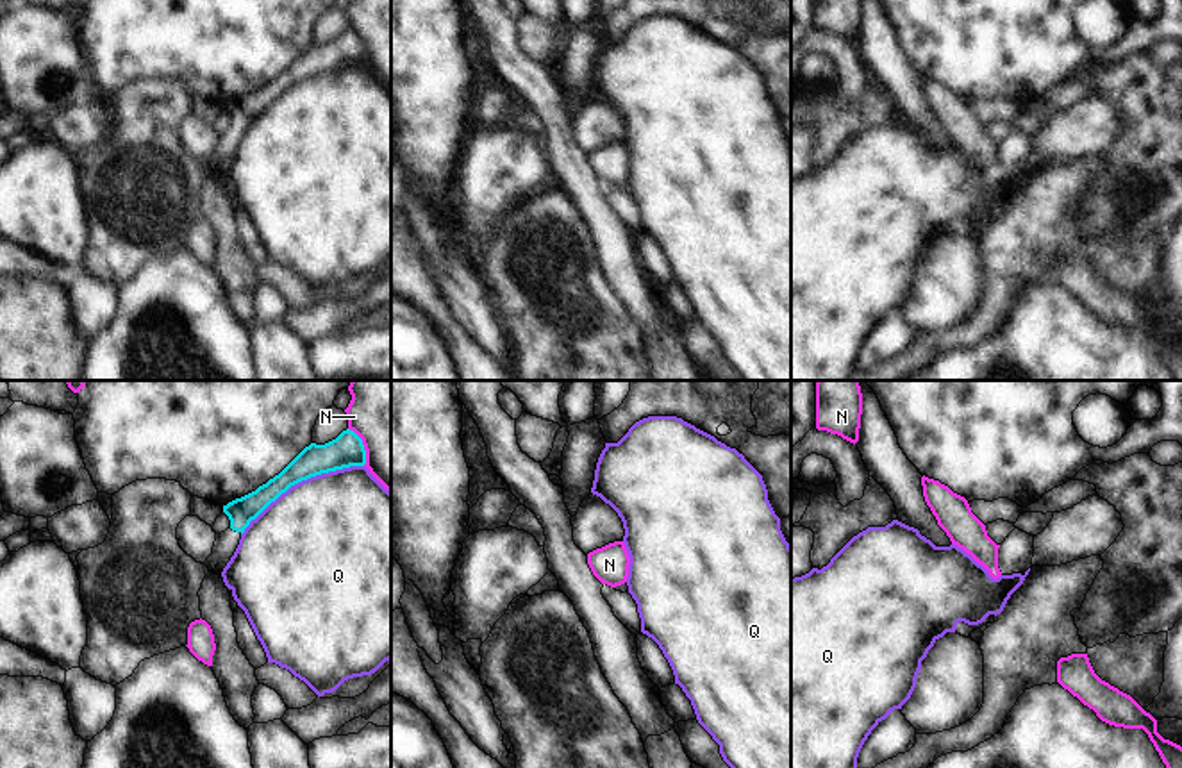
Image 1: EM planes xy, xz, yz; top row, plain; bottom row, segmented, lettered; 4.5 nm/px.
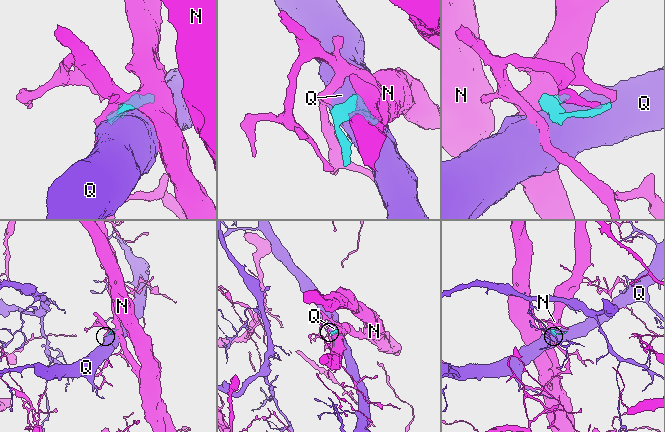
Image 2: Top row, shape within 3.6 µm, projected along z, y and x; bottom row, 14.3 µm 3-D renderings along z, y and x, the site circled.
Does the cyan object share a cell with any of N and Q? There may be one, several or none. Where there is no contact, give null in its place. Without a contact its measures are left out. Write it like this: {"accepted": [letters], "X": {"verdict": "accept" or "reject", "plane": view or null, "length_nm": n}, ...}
{"accepted": [], "N": {"verdict": "reject", "plane": "xy", "length_nm": 190}, "Q": {"verdict": "reject", "plane": "xy", "length_nm": 650}}

